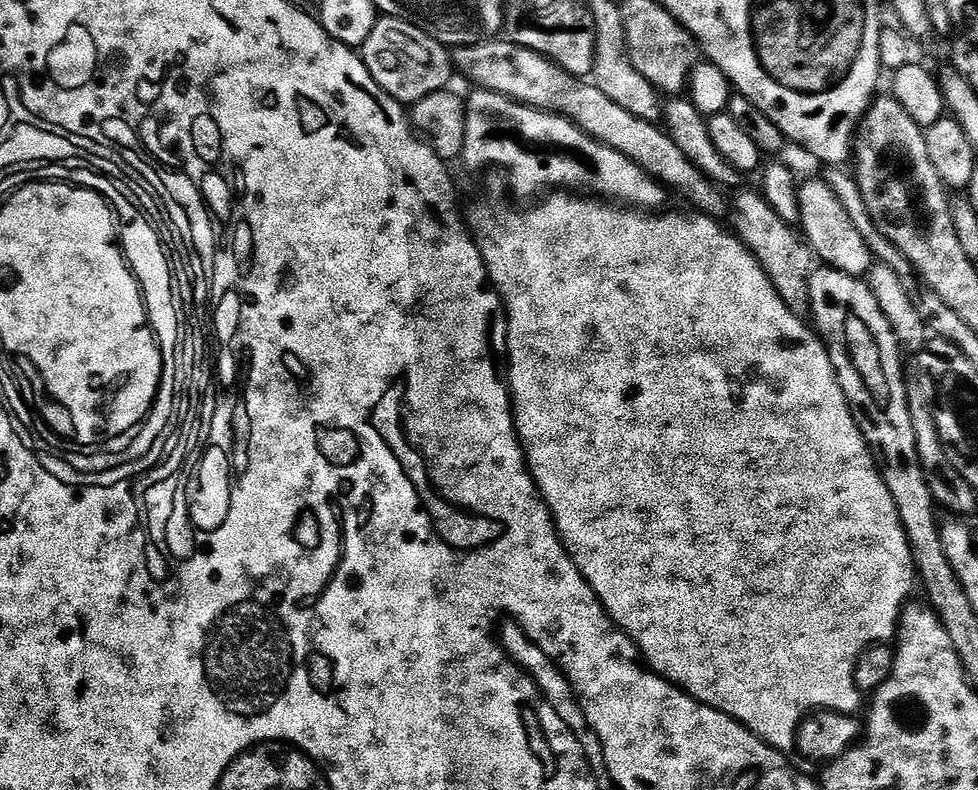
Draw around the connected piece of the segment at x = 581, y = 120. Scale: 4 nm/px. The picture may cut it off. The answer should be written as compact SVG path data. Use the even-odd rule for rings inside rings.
M490 38L477 44L459 45L453 51L453 65L459 73L461 71L474 82L475 87L483 91L500 93L521 104L567 116L589 136L626 154L665 187L674 188L684 194L692 200L695 206L693 209L701 215L710 216L718 222L725 221L725 217L731 215L732 206L730 200L724 196L726 194L686 158L665 129L653 121L631 114L606 97L595 84L569 75L560 65L536 51L502 38Z

